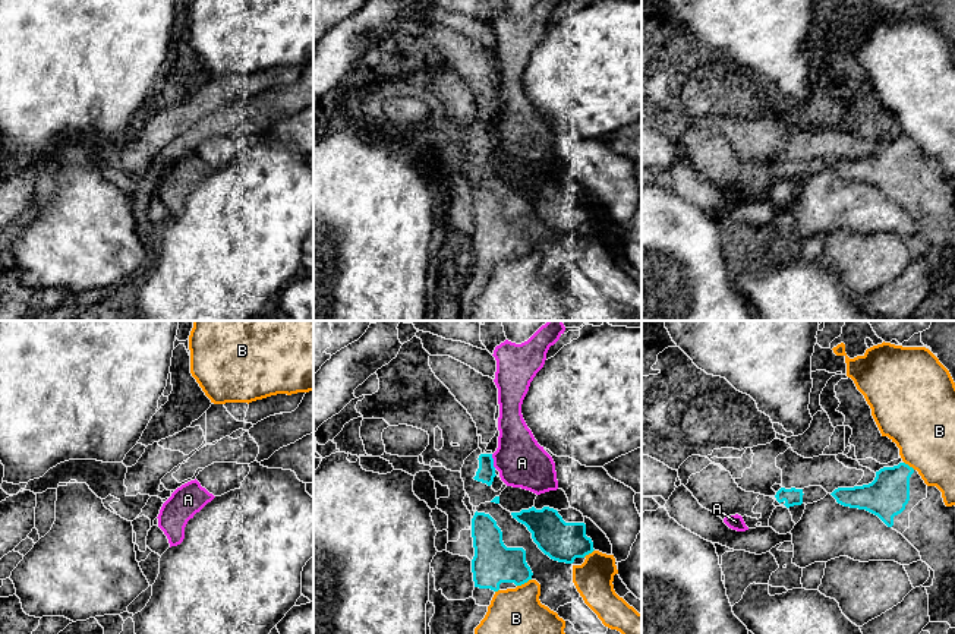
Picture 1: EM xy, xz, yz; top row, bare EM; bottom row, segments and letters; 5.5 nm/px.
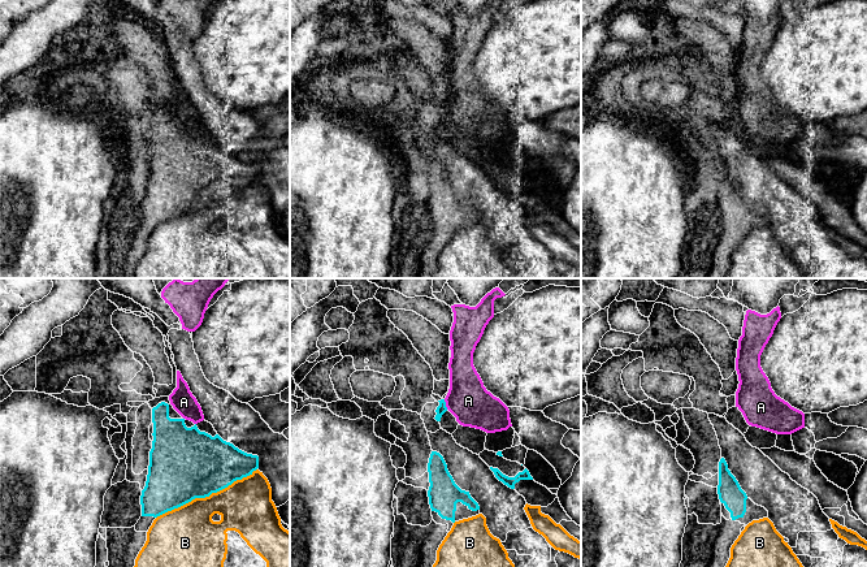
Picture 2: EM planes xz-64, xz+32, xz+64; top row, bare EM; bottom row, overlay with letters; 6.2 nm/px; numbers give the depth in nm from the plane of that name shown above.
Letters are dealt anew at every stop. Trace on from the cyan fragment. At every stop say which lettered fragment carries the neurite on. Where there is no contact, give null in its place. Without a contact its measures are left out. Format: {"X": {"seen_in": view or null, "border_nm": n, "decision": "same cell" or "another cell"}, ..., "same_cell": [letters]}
{"A": {"seen_in": "xz", "border_nm": 80, "decision": "another cell"}, "B": {"seen_in": "xz", "border_nm": 90, "decision": "another cell"}, "same_cell": []}

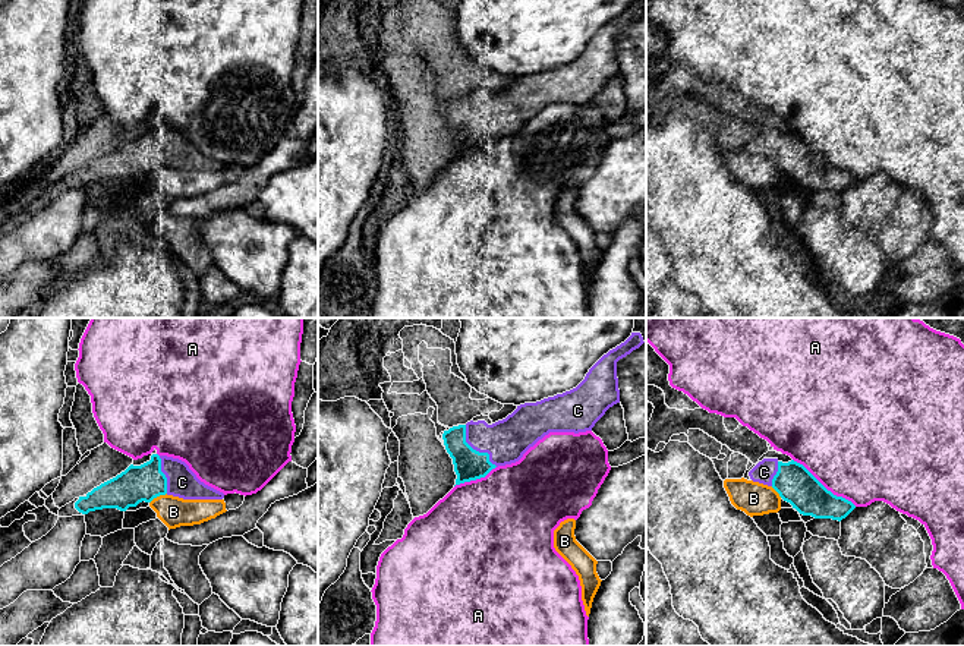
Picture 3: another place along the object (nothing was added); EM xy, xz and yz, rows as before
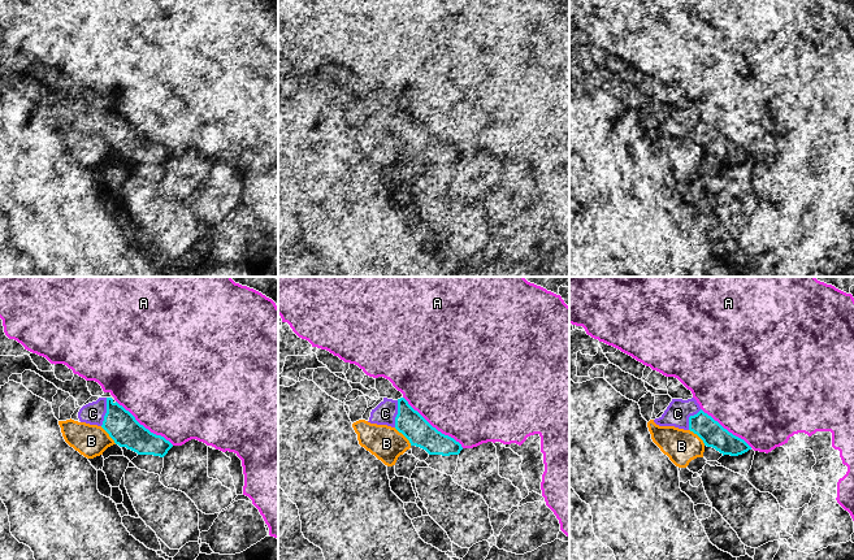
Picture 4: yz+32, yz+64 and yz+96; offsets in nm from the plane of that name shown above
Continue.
{"A": {"seen_in": "yz", "border_nm": 440, "decision": "another cell"}, "B": {"seen_in": "xy", "border_nm": 110, "decision": "another cell"}, "C": {"seen_in": "xz", "border_nm": 300, "decision": "same cell"}, "same_cell": ["C"]}

